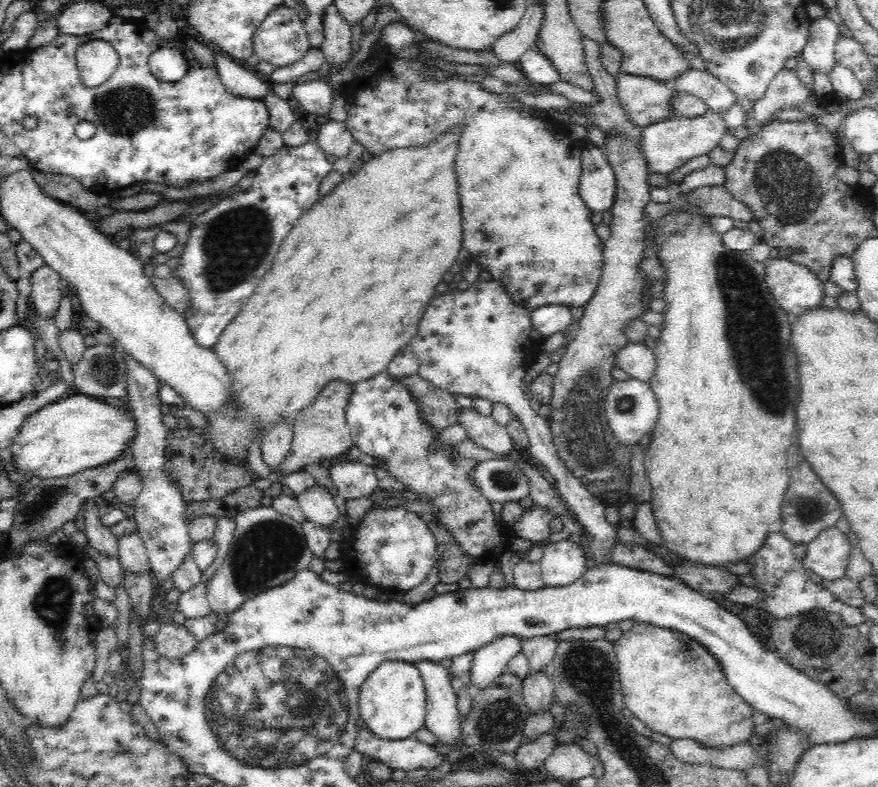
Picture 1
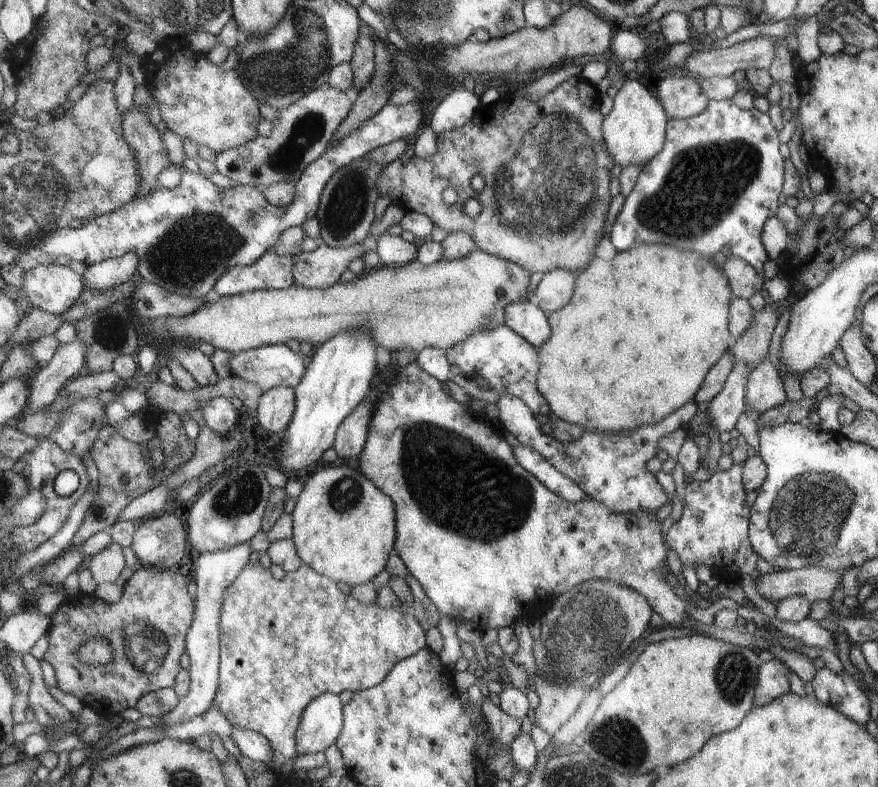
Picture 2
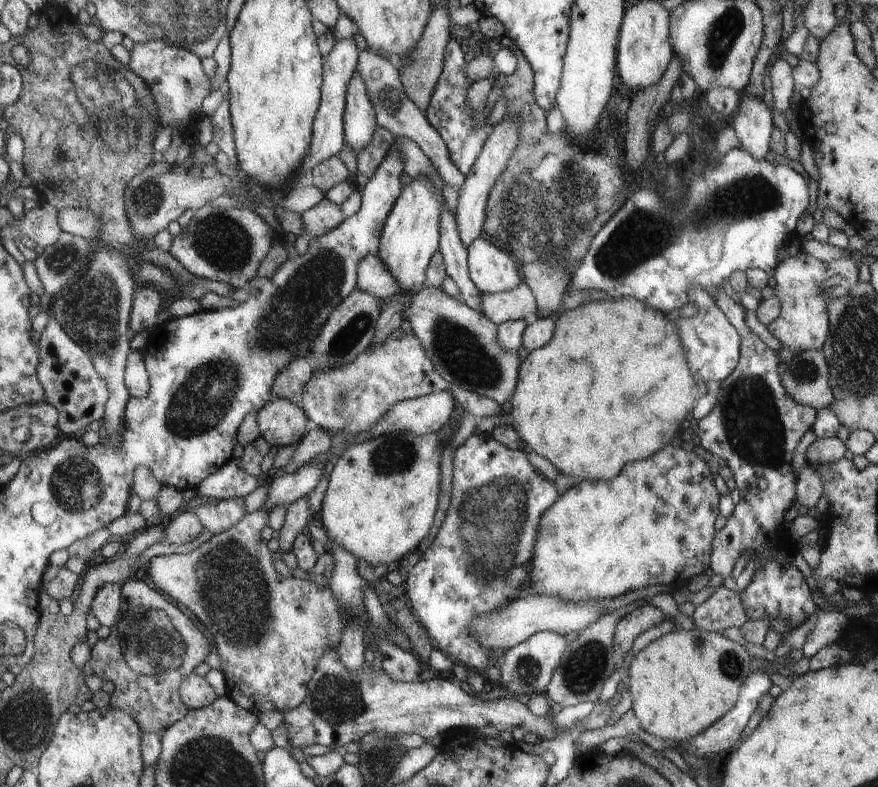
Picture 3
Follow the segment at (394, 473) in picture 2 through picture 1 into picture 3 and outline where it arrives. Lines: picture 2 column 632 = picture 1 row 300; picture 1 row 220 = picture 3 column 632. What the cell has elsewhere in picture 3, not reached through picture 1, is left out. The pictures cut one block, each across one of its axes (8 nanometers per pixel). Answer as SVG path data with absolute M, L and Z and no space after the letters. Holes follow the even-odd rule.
M672 446L662 448L662 452L656 452L648 460L624 464L614 480L586 480L572 486L542 516L529 578L530 594L585 603L610 600L655 584L671 585L678 578L690 580L711 564L718 498L720 492L702 457L694 451Z

